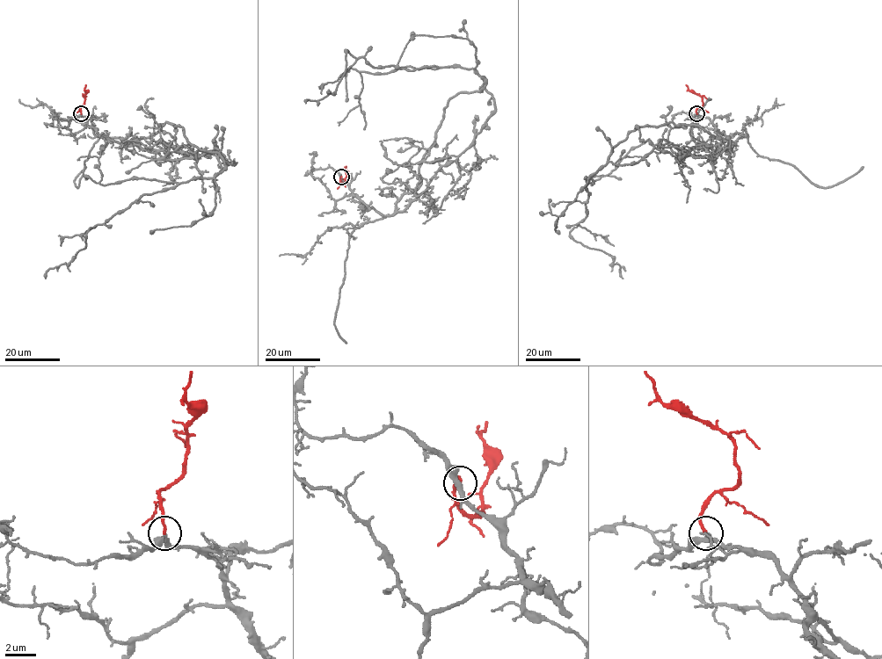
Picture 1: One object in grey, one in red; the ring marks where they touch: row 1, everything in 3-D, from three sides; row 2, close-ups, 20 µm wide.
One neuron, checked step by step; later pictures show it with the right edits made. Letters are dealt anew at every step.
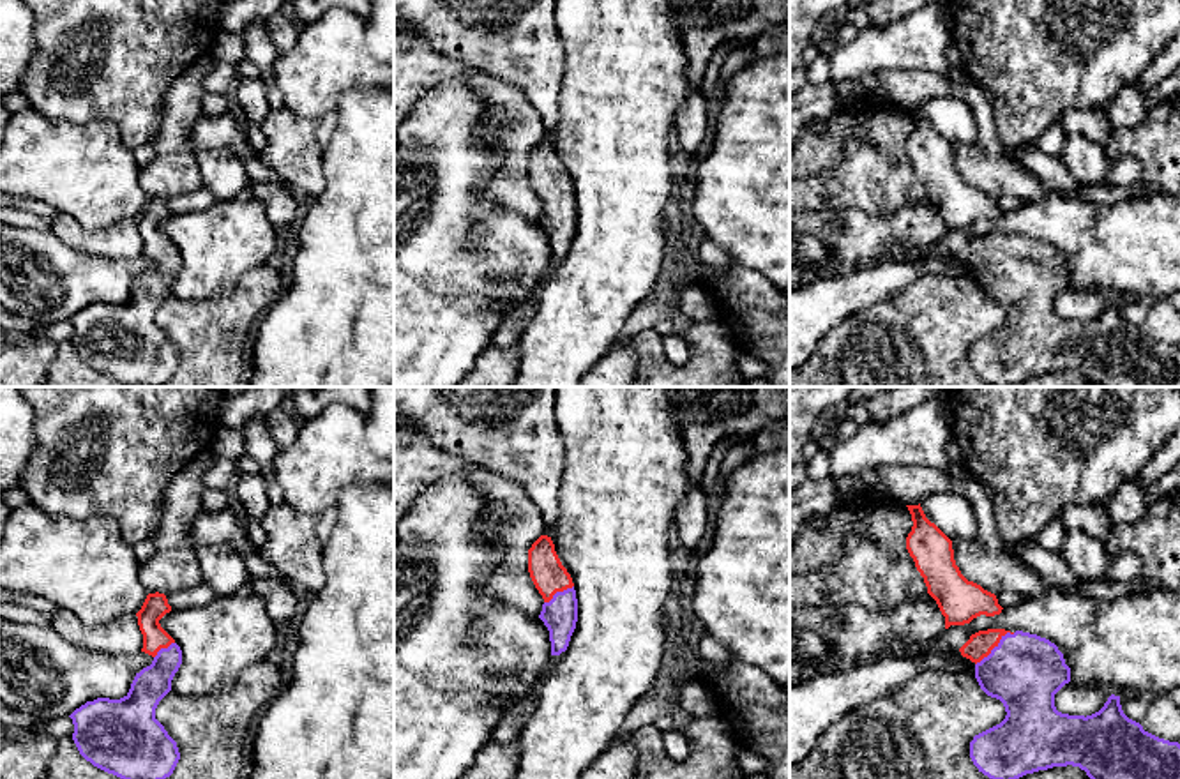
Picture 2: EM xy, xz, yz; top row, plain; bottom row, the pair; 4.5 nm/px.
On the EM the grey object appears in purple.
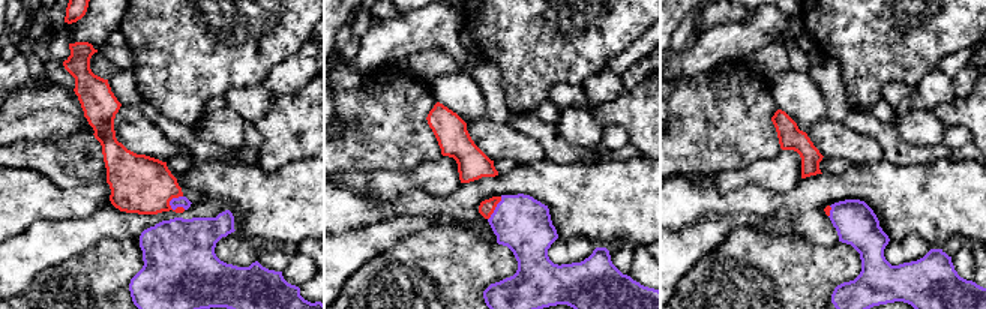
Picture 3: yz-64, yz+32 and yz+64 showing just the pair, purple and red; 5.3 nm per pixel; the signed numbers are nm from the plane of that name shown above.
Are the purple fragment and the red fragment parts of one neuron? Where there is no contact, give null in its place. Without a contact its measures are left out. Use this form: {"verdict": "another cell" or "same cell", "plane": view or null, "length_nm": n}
{"verdict": "same cell", "plane": "yz", "length_nm": 240}

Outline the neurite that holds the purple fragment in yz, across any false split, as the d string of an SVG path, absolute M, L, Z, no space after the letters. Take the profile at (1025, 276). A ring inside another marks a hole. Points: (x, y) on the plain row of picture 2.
M987 233L970 240L959 253L961 260L975 268L980 293L1003 307L1005 323L975 339L970 346L973 369L993 385L1012 387L1026 378L1053 371L1079 371L1093 387L1180 387L1180 348L1159 343L1129 323L1120 309L1120 300L1111 299L1104 311L1092 320L1069 320L1055 311L1055 299L1070 286L1070 272L1055 247L1023 235Z

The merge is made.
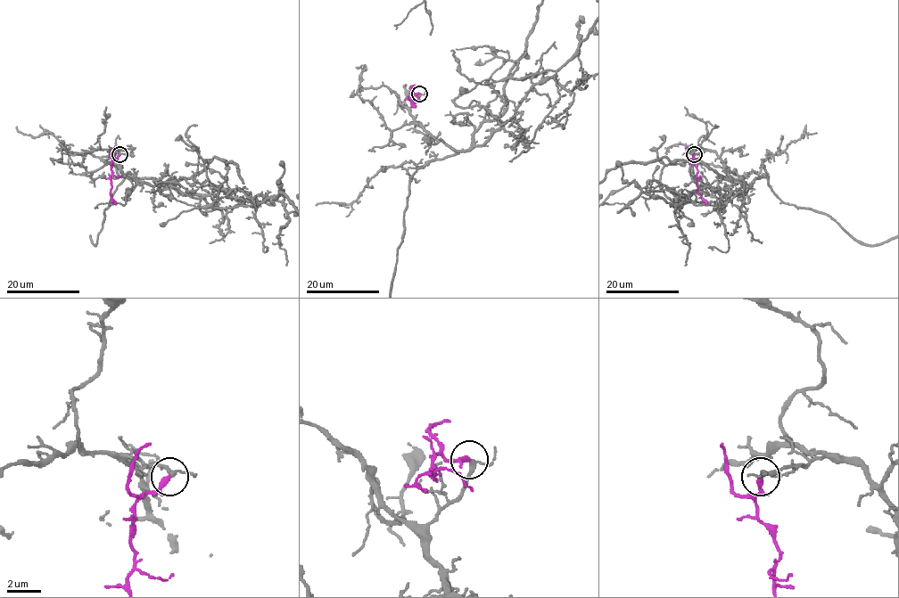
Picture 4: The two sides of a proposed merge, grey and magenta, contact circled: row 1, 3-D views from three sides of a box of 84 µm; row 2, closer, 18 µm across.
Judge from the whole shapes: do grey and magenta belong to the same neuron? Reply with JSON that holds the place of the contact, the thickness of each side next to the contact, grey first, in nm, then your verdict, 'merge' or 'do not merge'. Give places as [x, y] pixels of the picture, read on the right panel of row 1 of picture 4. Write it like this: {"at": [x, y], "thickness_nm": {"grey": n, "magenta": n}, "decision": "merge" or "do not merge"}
{"at": [694, 154], "thickness_nm": {"grey": 200, "magenta": 240}, "decision": "merge"}

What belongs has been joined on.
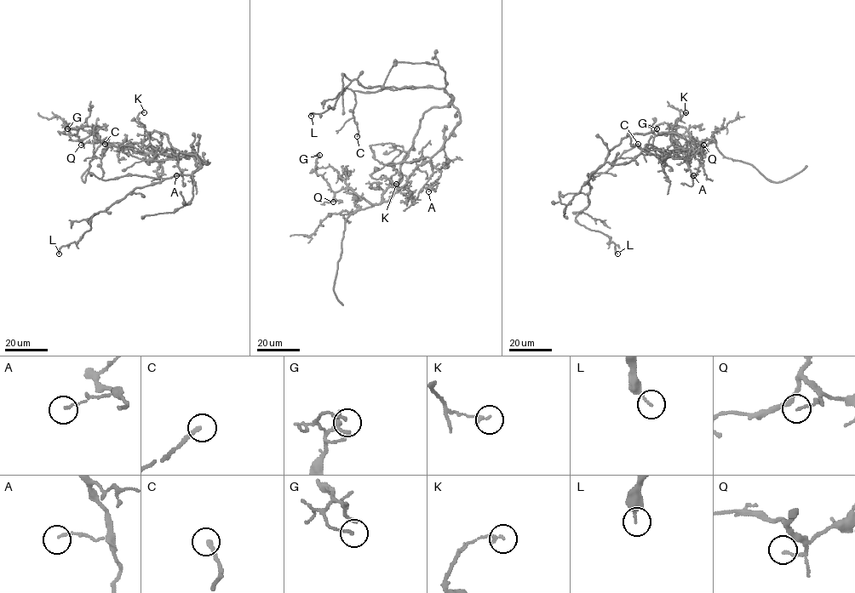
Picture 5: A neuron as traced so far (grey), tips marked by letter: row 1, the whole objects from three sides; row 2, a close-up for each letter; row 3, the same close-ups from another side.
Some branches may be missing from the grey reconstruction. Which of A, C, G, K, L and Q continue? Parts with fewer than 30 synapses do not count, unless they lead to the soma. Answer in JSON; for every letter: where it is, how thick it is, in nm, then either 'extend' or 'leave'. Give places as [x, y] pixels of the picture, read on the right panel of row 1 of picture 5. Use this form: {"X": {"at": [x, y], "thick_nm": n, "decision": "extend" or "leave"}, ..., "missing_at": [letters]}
{"A": {"at": [693, 175], "thick_nm": 110, "decision": "leave"}, "C": {"at": [638, 144], "thick_nm": 200, "decision": "leave"}, "G": {"at": [657, 128], "thick_nm": 130, "decision": "leave"}, "K": {"at": [685, 112], "thick_nm": 160, "decision": "leave"}, "L": {"at": [617, 253], "thick_nm": 170, "decision": "leave"}, "Q": {"at": [703, 145], "thick_nm": 120, "decision": "leave"}, "missing_at": []}

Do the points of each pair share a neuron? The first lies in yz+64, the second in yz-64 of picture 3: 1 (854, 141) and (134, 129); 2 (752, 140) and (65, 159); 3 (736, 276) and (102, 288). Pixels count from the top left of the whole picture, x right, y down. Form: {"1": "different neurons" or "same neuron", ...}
{"1": "same neuron", "2": "same neuron", "3": "same neuron"}

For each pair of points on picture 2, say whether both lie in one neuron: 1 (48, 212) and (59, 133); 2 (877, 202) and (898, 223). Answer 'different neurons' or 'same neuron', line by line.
1: different neurons
2: different neurons

